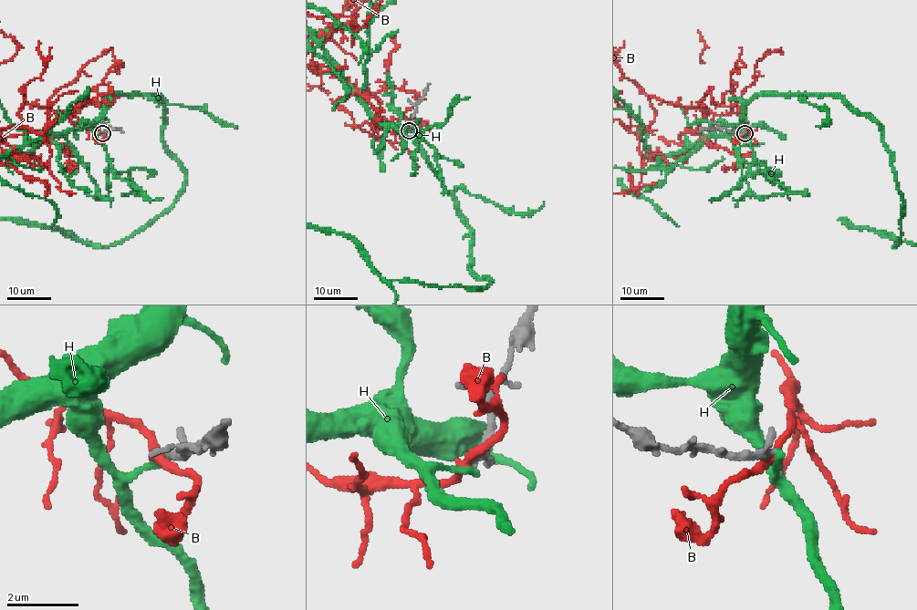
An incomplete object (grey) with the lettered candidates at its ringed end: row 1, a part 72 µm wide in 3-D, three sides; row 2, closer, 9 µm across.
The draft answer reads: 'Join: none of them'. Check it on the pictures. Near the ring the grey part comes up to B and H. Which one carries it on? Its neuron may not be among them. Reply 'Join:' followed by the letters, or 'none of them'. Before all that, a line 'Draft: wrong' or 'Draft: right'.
Draft: right
Join: none of them

